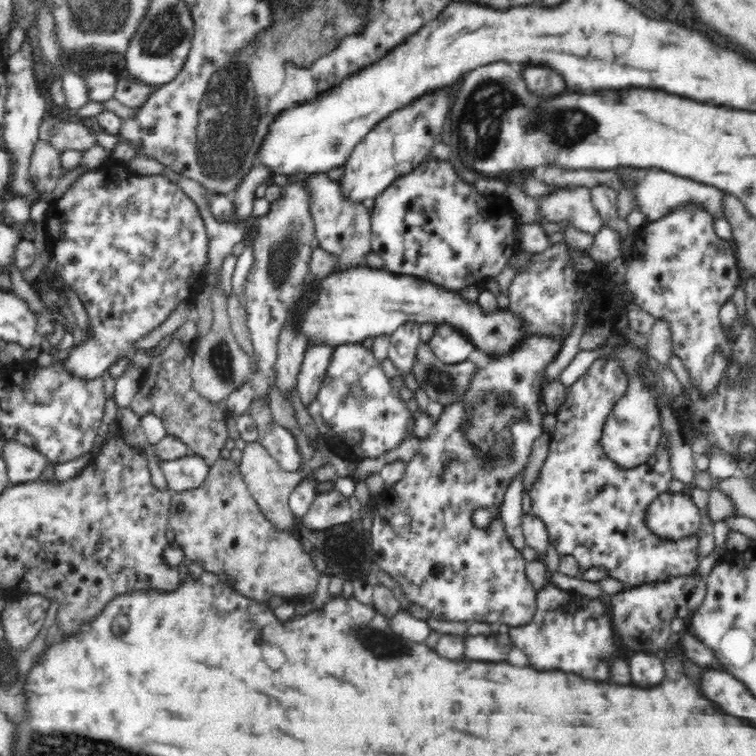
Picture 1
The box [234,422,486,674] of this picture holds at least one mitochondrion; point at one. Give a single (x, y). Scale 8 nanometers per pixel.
(385, 647)

